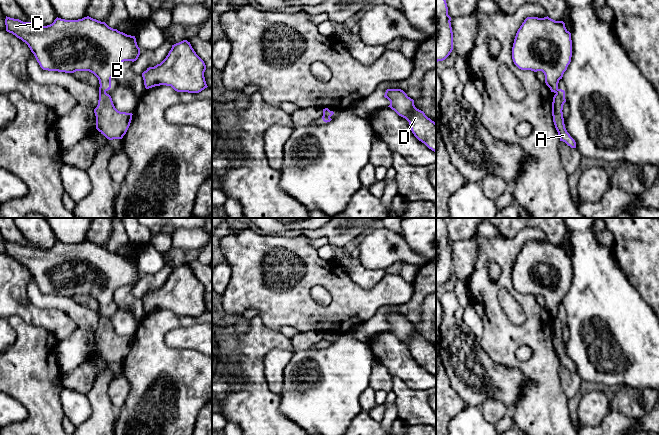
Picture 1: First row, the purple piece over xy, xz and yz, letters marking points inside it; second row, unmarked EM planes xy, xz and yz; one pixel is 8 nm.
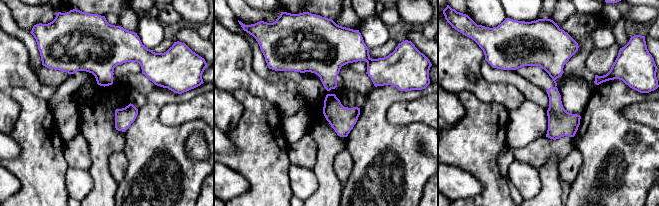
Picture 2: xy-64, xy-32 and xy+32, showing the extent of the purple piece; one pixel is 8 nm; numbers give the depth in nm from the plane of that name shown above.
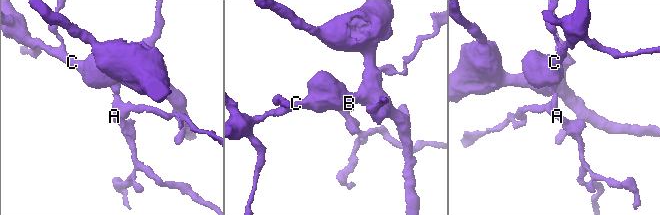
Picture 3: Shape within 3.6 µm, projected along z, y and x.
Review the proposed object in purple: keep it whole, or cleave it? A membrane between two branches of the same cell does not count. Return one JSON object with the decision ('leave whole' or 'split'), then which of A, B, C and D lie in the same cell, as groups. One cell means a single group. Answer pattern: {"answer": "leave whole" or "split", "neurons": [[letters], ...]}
{"answer": "split", "neurons": [["A"], ["B", "C", "D"]]}

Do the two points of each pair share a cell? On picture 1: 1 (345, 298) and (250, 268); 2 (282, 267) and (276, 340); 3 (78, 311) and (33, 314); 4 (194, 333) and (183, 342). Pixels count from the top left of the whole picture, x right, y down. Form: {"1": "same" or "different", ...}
{"1": "same", "2": "different", "3": "different", "4": "same"}

